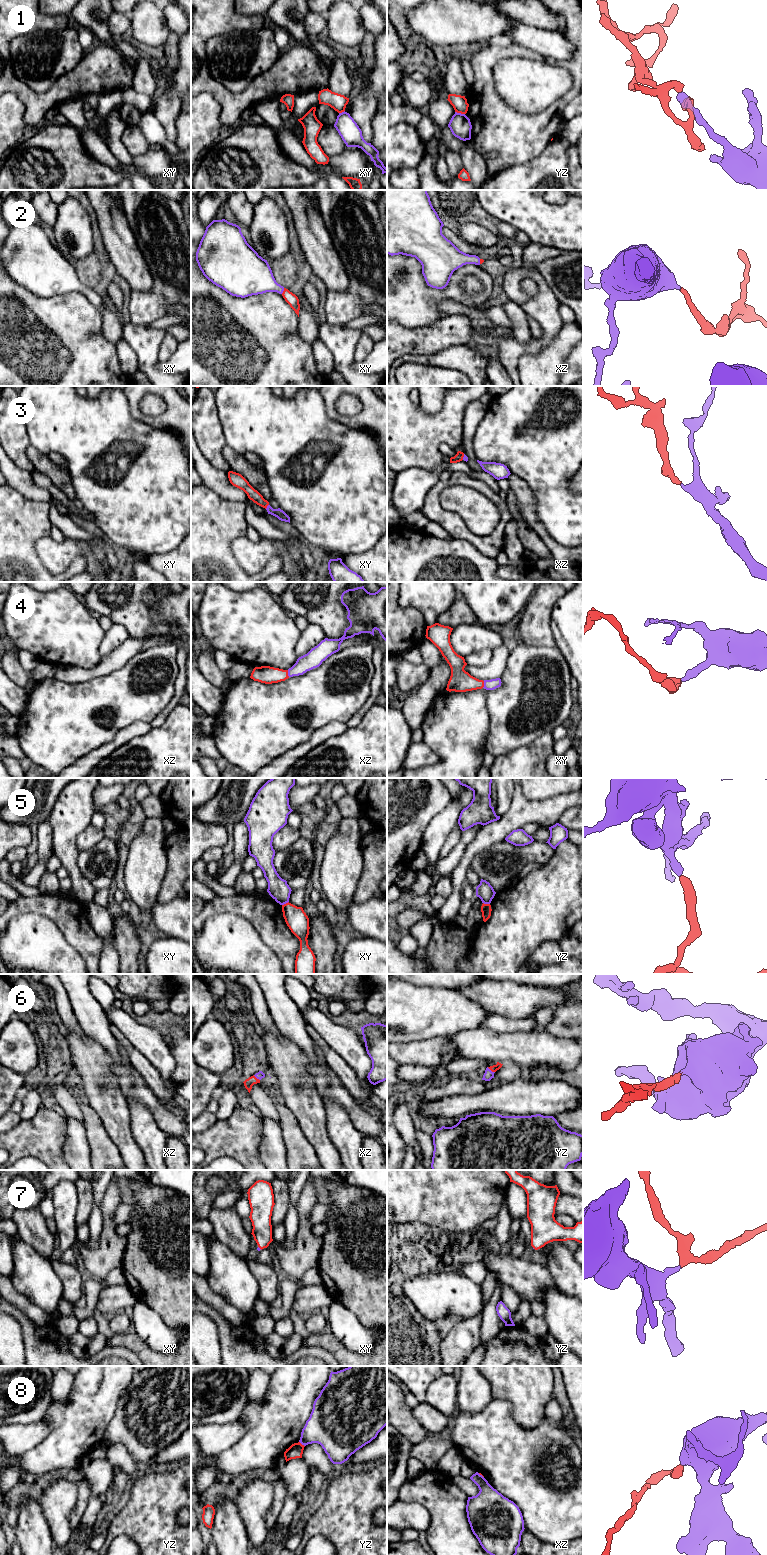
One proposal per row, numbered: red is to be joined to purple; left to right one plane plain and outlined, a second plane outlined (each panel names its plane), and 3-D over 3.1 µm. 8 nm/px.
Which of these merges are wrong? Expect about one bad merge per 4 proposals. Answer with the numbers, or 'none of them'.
1, 5, 8

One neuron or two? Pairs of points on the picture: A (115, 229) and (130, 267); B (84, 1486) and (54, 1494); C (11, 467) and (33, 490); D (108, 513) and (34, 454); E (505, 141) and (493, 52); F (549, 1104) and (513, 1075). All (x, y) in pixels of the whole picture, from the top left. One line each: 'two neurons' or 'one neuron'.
A: one neuron
B: two neurons
C: one neuron
D: two neurons
E: one neuron
F: two neurons

